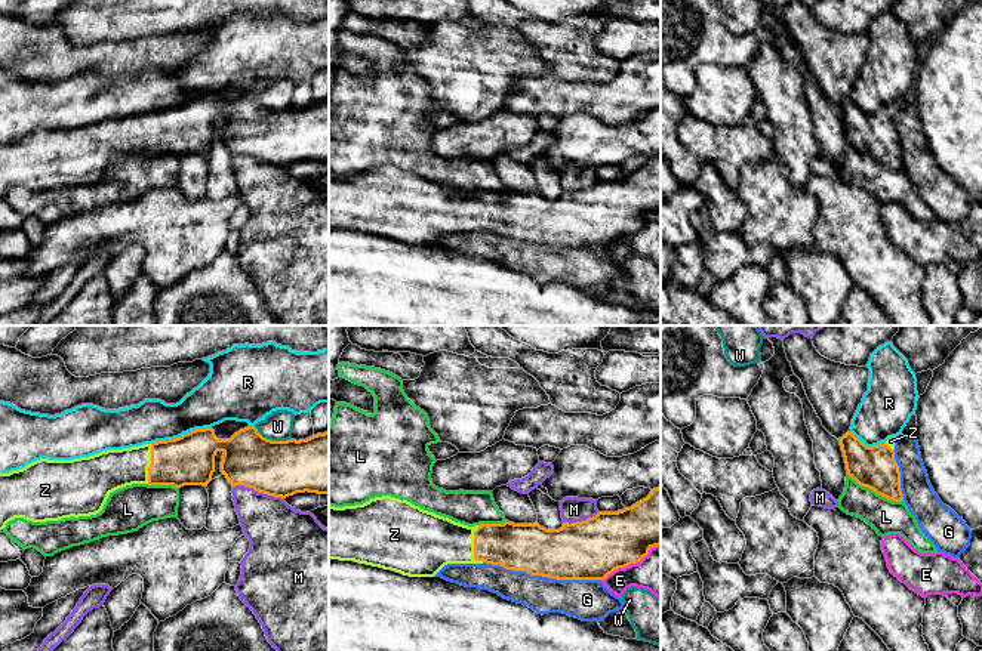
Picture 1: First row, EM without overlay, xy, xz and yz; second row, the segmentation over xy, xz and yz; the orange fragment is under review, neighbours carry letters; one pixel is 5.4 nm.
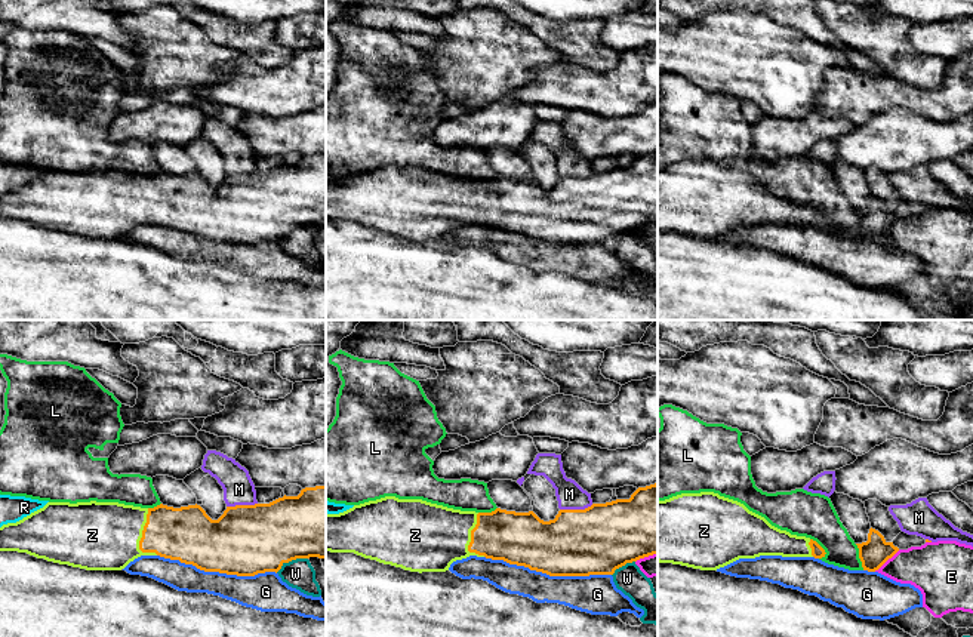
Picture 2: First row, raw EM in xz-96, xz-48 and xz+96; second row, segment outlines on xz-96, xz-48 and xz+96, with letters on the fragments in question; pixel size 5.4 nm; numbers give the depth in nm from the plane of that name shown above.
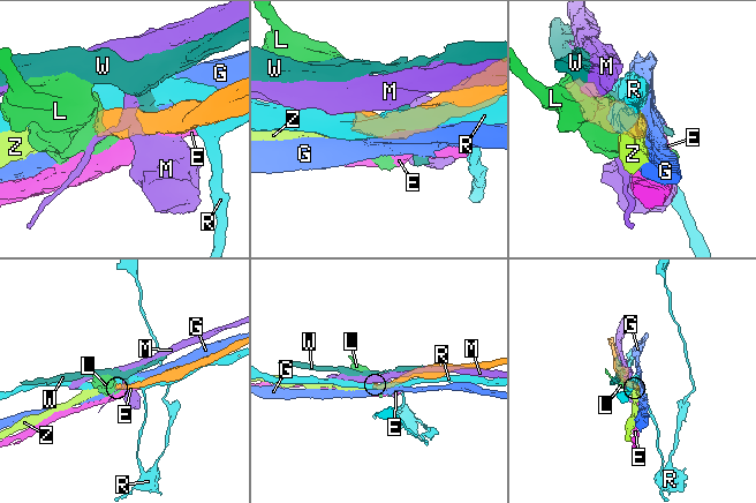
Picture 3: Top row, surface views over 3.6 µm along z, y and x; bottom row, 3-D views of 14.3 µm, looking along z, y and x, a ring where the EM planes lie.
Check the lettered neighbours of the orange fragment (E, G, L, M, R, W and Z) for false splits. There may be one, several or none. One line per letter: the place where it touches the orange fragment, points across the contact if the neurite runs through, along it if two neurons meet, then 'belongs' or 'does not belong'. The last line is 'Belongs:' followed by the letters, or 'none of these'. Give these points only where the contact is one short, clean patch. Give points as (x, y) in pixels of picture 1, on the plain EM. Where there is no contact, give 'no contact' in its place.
E: xz (631, 231) | does not belong
G: xz (542, 244) | does not belong
L: yz (876, 160) | does not belong
M: xy (258, 160) | along xy (233, 154), (248, 154), (283, 167) | does not belong
R: xy (182, 104) | does not belong
W: xy (270, 108) | along xy (254, 95), (267, 107), (289, 108) | does not belong
Z: xz (474, 212) | across xz (514, 215), (474, 212), (428, 210) | belongs
Belongs: Z

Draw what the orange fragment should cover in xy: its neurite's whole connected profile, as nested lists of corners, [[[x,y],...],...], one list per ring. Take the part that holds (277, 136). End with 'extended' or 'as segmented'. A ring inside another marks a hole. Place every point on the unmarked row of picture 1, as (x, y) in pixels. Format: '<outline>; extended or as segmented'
[[[255,95],[236,101],[230,108],[218,108],[212,96],[196,98],[175,108],[157,109],[121,118],[107,118],[89,126],[73,129],[40,127],[22,138],[0,142],[0,198],[15,186],[33,191],[59,189],[96,183],[102,179],[108,164],[126,154],[203,154],[212,149],[215,141],[215,124],[222,120],[221,141],[233,155],[244,154],[258,161],[286,167],[296,161],[329,163],[329,99],[313,104],[307,108],[271,109],[264,107]]]; extended

